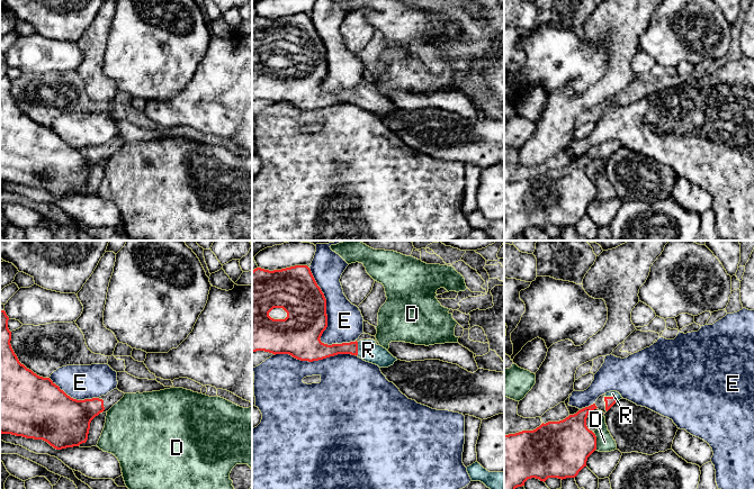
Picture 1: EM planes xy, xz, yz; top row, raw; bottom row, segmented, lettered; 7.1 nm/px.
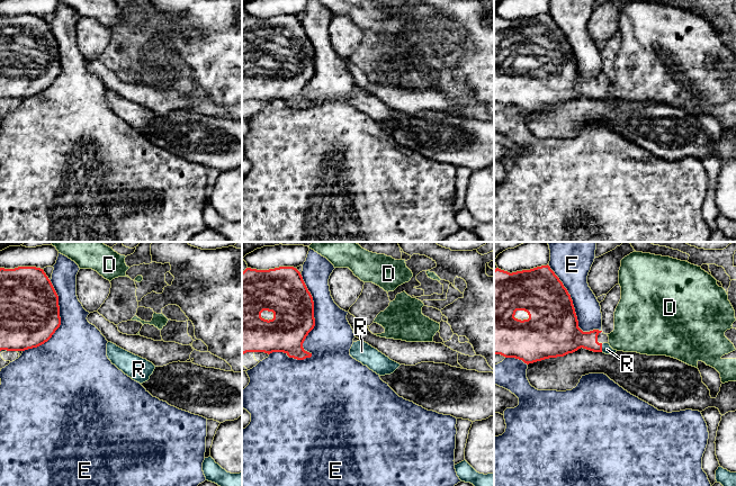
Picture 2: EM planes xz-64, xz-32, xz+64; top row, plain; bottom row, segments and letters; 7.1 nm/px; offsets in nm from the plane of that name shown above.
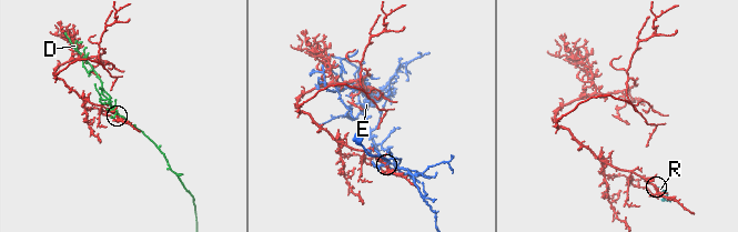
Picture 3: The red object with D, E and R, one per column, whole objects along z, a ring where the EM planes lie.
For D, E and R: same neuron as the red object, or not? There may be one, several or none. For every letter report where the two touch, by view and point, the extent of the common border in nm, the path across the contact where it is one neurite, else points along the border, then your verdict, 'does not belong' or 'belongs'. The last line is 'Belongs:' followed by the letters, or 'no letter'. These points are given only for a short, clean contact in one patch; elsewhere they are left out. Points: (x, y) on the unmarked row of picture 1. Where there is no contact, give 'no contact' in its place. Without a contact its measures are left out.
D: yz (595, 189) | 140 nm | does not belong
E: xz (326, 69) | 650 nm | does not belong
R: xz (357, 97) | 110 nm | across xz (322, 99), (357, 97), (368, 98) | belongs
Belongs: R

